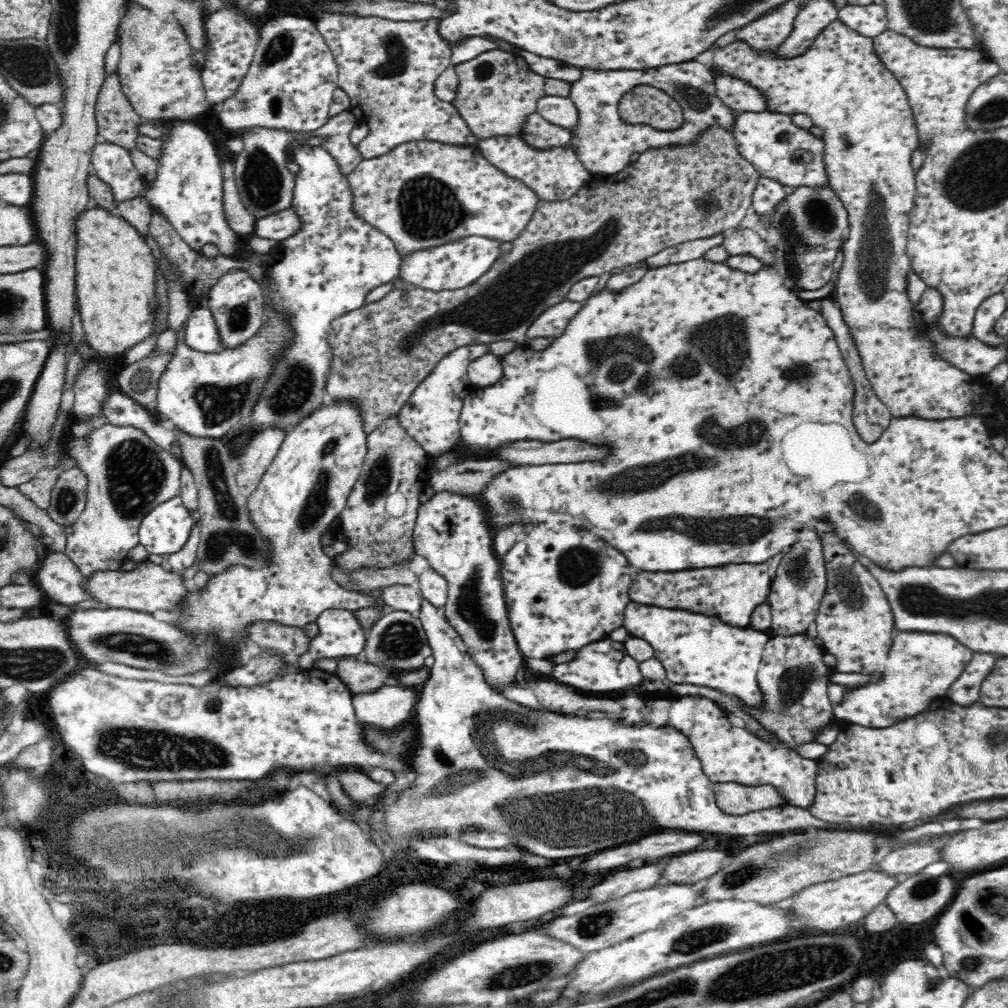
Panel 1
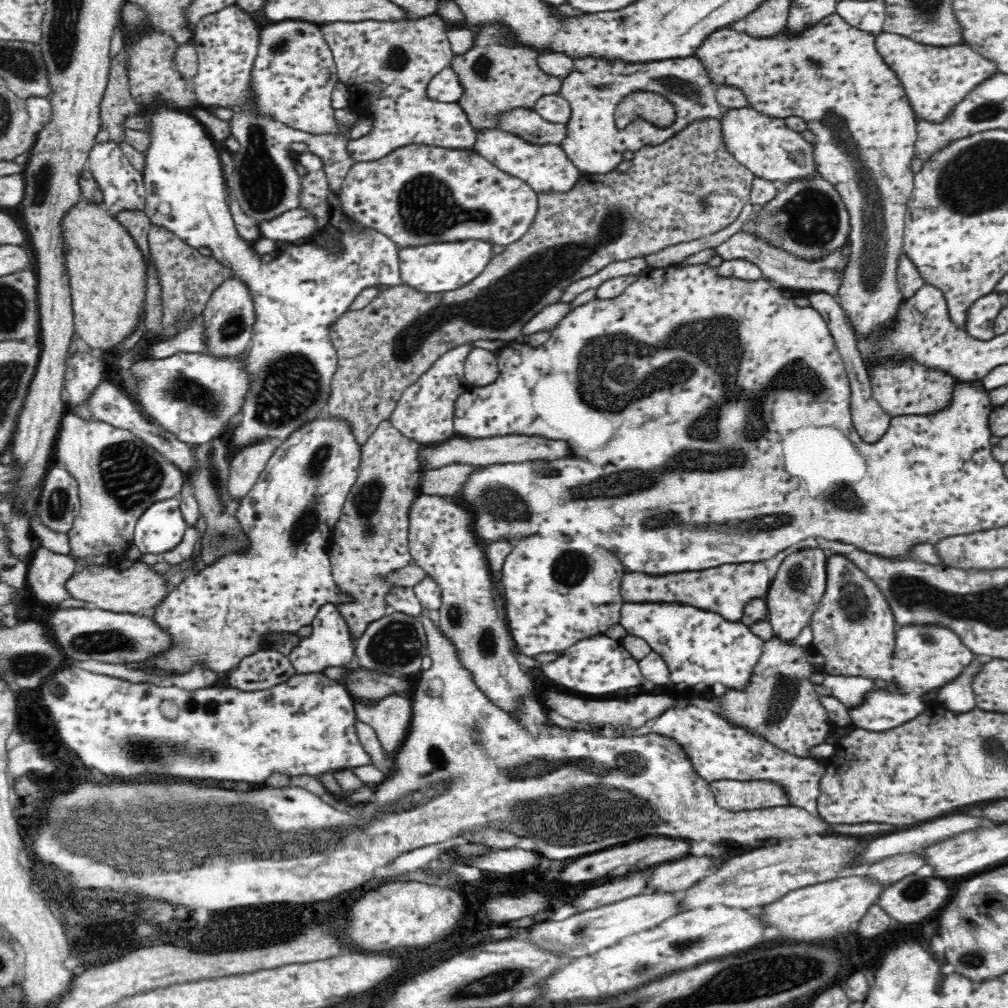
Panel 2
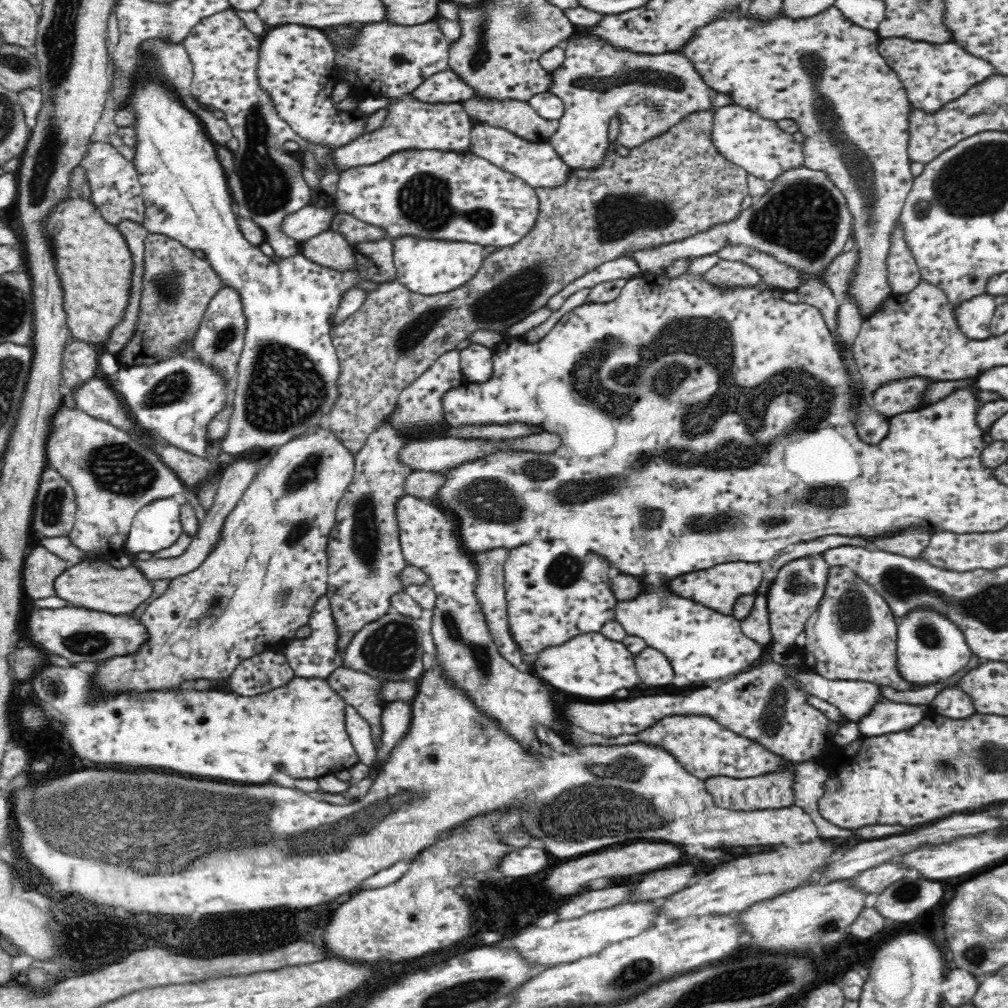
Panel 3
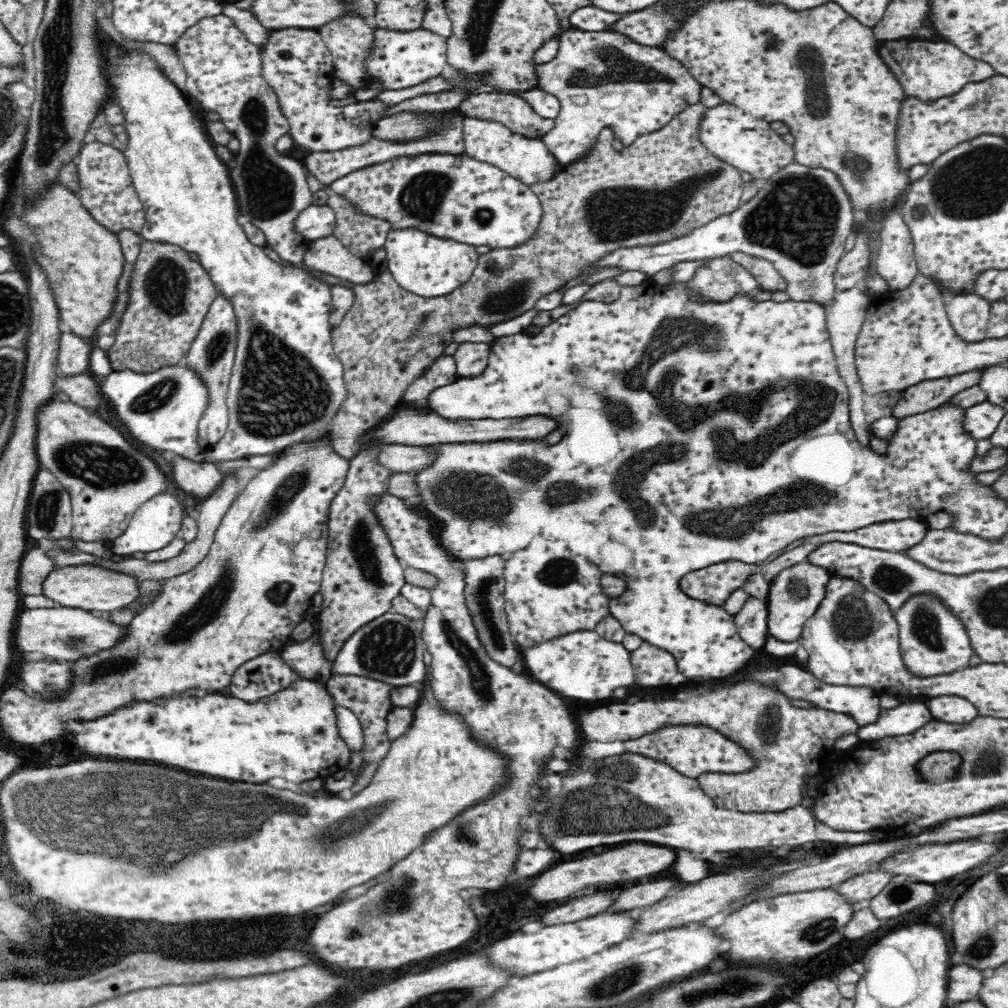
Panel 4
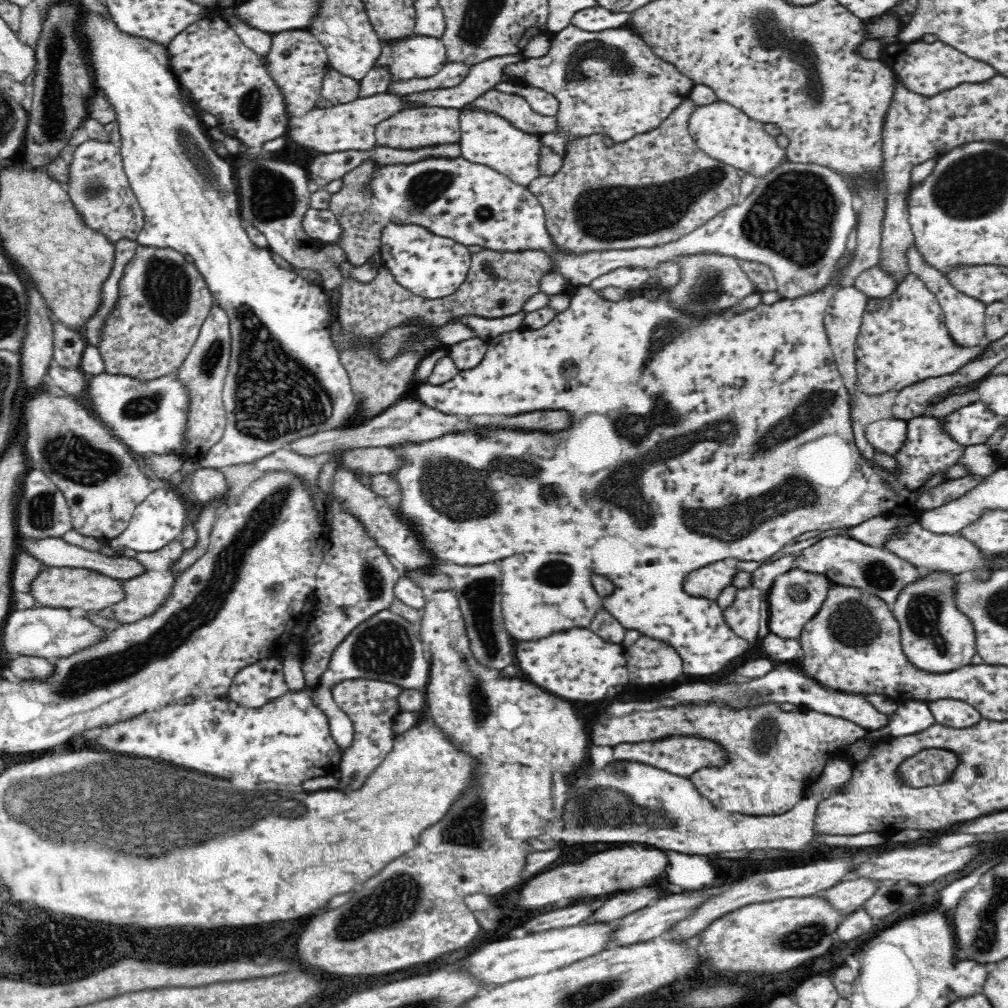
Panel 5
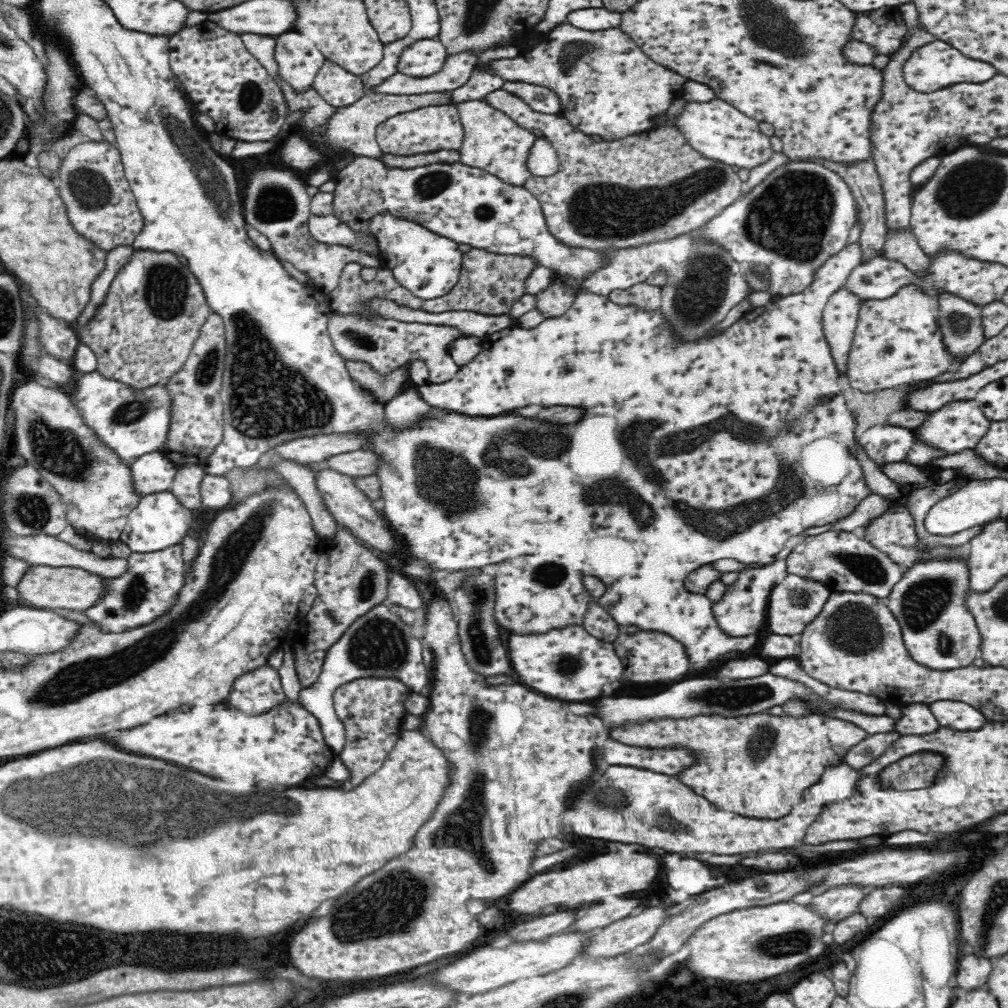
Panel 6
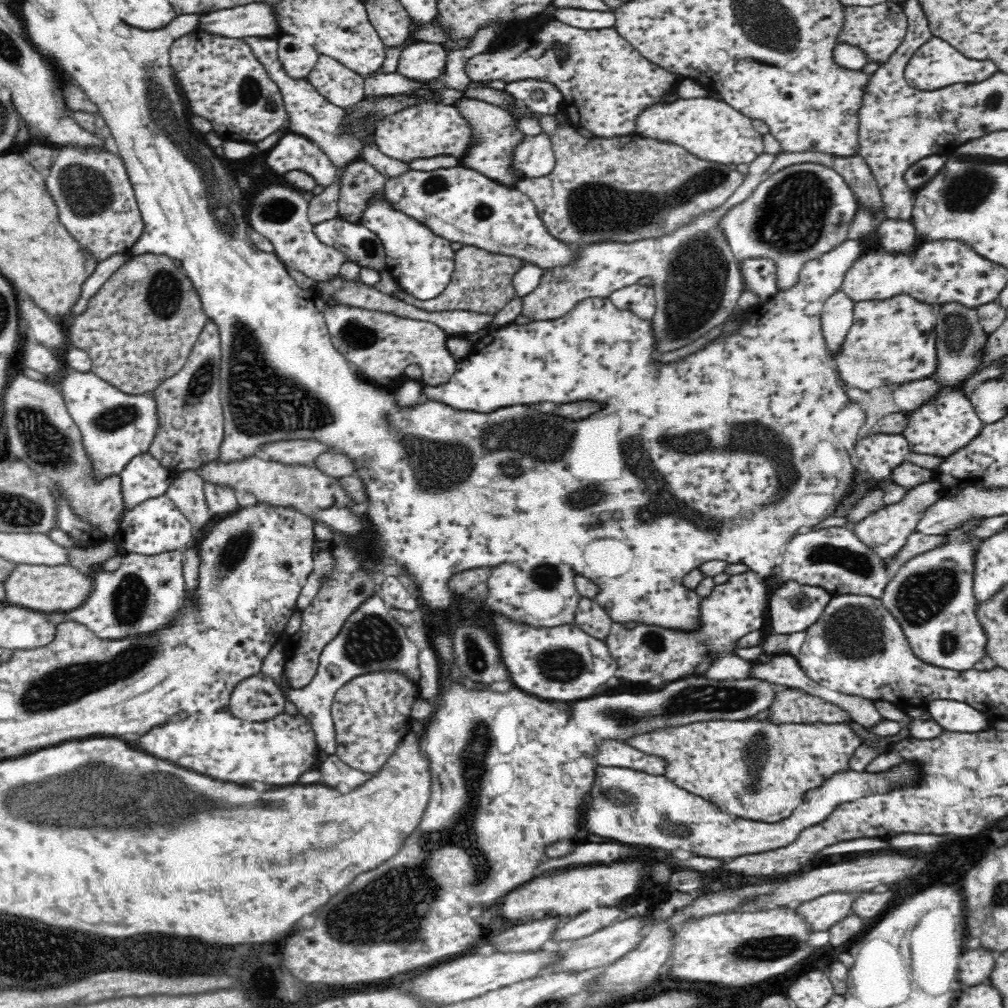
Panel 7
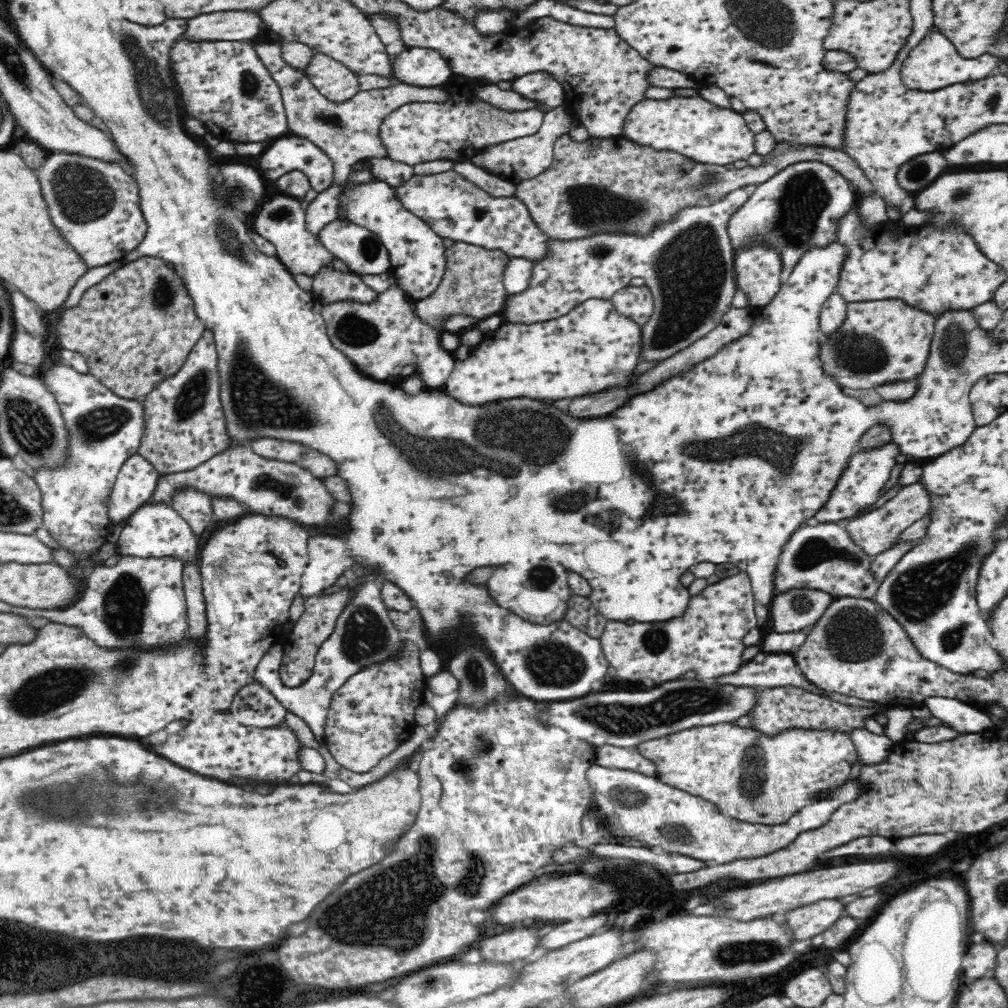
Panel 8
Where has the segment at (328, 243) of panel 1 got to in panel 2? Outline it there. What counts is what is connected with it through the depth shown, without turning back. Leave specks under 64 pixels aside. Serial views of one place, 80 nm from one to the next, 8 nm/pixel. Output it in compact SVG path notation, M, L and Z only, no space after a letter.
M154 103L154 106L143 108L139 114L146 119L145 131L148 137L141 170L143 186L146 188L143 213L147 221L151 226L167 230L194 249L210 248L211 257L231 273L231 278L246 287L252 301L254 327L251 330L249 347L242 358L242 369L249 381L239 410L242 418L235 422L228 446L240 451L260 442L285 441L296 430L318 420L332 396L332 378L338 366L337 352L329 335L332 324L347 312L363 289L381 284L403 284L399 271L399 248L393 239L380 231L368 227L362 232L349 230L337 193L328 191L321 160L306 150L298 156L298 162L306 168L300 207L314 211L318 219L317 234L330 233L340 237L342 250L338 254L327 254L309 238L290 243L284 254L277 254L272 261L264 262L253 245L244 240L236 229L230 212L228 185L221 158L205 125L189 112L170 107L169 103Z

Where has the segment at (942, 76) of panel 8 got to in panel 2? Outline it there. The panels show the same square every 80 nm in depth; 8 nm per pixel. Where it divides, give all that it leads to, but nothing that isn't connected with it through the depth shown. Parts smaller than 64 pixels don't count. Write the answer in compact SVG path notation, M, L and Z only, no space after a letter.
M881 33L875 42L877 52L898 76L906 91L916 118L942 120L950 114L978 84L998 73L994 62L975 54L964 44L954 46L928 46L913 42L898 34Z

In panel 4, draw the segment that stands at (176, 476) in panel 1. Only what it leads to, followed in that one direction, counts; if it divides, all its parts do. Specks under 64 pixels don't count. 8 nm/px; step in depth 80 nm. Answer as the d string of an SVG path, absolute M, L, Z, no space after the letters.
M54 396L35 410L34 450L40 468L55 476L58 484L66 490L71 500L72 530L74 541L100 542L106 545L114 542L126 531L136 509L155 494L174 489L165 469L142 451L128 443L116 427L102 420L86 407Z

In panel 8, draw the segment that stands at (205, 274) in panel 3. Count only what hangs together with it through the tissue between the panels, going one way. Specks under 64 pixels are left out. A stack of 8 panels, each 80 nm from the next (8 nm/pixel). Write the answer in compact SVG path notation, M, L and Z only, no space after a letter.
M144 257L137 261L130 262L126 266L121 265L120 268L116 269L112 274L105 276L97 282L94 286L90 286L88 290L84 290L80 302L72 308L61 308L62 312L58 314L56 318L56 324L54 324L54 330L56 330L56 336L58 336L58 342L60 342L60 347L66 350L72 350L81 354L89 366L89 373L105 386L106 389L110 390L114 396L118 398L123 398L126 401L134 400L141 401L155 386L171 377L175 372L180 370L180 367L184 364L186 357L189 352L193 349L193 346L197 343L197 340L204 334L205 328L195 318L194 305L192 304L190 297L186 294L186 289L184 288L181 280L176 276L176 273L168 267L168 265L160 258L150 258Z

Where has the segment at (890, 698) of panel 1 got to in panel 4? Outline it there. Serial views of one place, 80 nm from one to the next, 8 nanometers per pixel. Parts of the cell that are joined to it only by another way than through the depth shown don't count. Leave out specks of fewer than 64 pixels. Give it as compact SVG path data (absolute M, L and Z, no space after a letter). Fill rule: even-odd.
M935 594L910 595L897 609L894 618L899 624L900 650L906 667L918 676L948 674L969 667L975 653L965 622ZM925 706L892 708L892 710L881 710L878 722L874 725L860 726L857 734L860 742L882 737L901 737L920 730L932 721L935 721L935 718Z

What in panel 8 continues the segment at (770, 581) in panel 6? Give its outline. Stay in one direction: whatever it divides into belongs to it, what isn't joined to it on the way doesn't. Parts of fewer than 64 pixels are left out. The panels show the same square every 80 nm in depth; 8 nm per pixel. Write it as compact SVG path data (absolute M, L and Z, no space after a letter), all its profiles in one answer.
M740 572L718 580L716 584L706 586L700 594L691 596L681 615L656 622L620 622L606 621L604 630L599 636L603 658L610 668L614 668L619 681L637 682L650 686L660 685L662 682L676 680L682 677L688 670L694 670L695 679L704 681L736 672L738 667L744 666L742 660L744 654L744 636L755 628L757 618L753 613L753 599L750 581L746 574Z

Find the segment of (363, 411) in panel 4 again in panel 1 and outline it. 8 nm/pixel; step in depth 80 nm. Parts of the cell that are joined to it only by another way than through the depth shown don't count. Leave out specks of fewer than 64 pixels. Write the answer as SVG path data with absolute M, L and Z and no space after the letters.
M712 125L702 129L693 141L689 143L672 143L658 148L649 148L640 153L636 162L630 162L622 170L612 175L591 175L590 180L586 182L580 190L576 190L573 195L567 199L539 199L536 212L526 226L526 230L520 234L516 240L512 241L512 248L493 262L493 265L477 278L472 284L456 290L430 291L422 288L402 289L395 287L390 290L384 298L376 302L364 303L360 308L351 310L333 321L329 330L328 342L332 351L334 351L334 362L332 370L328 374L326 388L332 402L342 402L342 404L354 404L360 412L362 420L362 430L364 434L374 432L386 419L398 412L398 409L407 401L413 388L418 386L427 377L427 374L436 366L436 363L446 356L452 350L466 346L468 344L488 344L497 340L512 340L523 345L528 340L526 331L530 324L546 308L553 304L558 304L565 300L570 287L583 278L589 276L599 277L600 274L608 272L610 269L621 267L630 263L646 260L649 256L658 254L665 248L696 239L708 238L714 234L720 234L734 228L746 216L747 210L751 207L751 196L756 188L760 174L754 170L749 162L743 160L735 150L733 145L733 135L726 127Z

